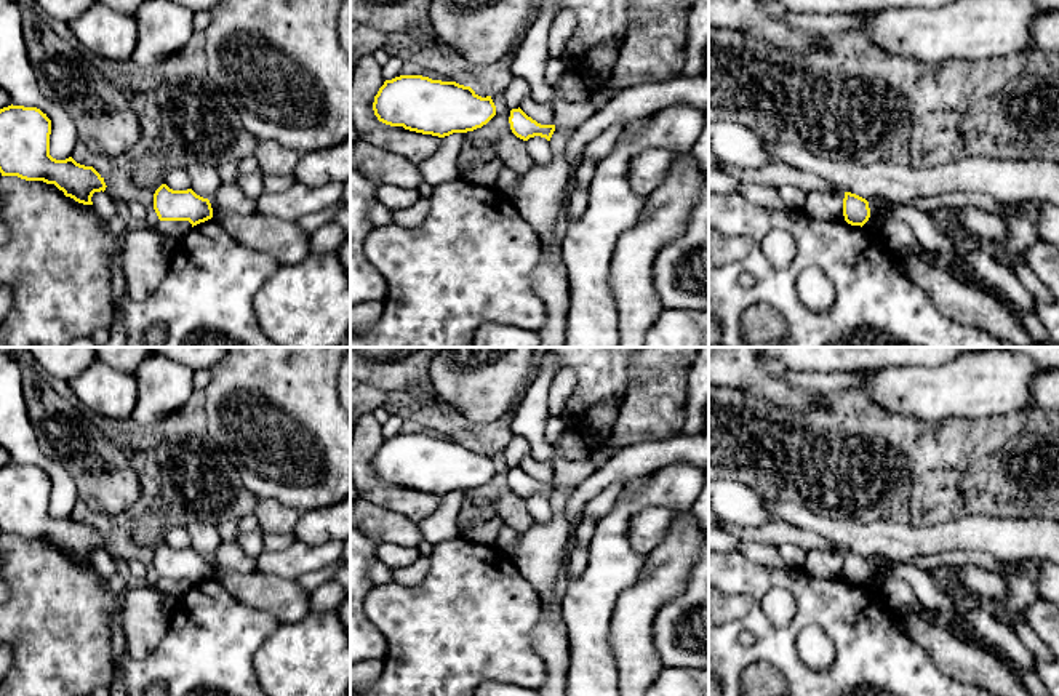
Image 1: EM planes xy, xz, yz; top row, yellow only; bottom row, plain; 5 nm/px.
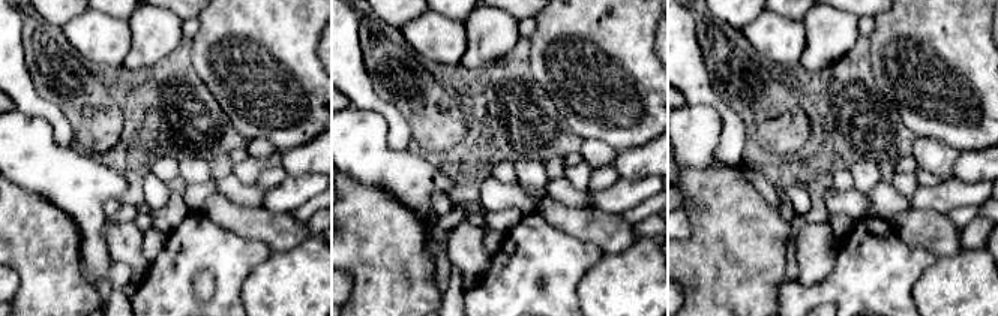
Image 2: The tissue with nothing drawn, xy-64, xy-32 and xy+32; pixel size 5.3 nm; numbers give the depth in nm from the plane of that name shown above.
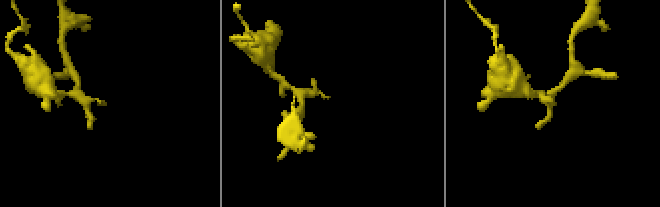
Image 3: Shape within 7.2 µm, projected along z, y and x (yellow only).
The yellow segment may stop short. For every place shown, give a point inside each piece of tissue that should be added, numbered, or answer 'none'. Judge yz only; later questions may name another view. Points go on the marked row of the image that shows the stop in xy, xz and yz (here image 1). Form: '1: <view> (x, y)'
none

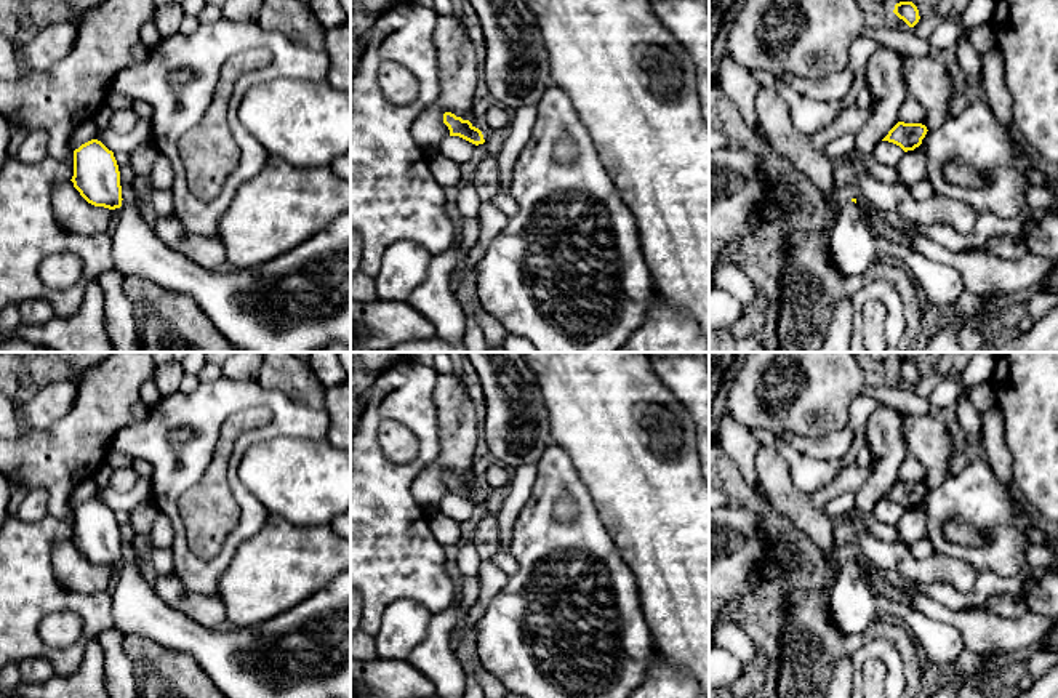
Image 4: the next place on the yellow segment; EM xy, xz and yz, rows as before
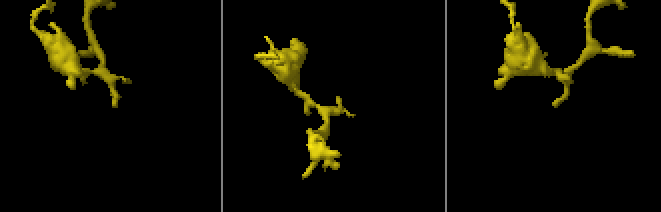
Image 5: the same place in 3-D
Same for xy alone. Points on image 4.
none

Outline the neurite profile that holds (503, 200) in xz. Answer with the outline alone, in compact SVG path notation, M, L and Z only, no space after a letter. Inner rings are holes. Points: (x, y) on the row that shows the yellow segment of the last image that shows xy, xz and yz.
M498 192L491 203L501 211L504 213L507 218L514 216L519 210L515 200L511 197L509 192Z

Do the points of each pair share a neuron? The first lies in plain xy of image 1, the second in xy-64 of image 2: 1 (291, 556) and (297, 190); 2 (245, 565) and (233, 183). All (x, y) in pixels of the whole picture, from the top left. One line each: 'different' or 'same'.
1: same
2: same

